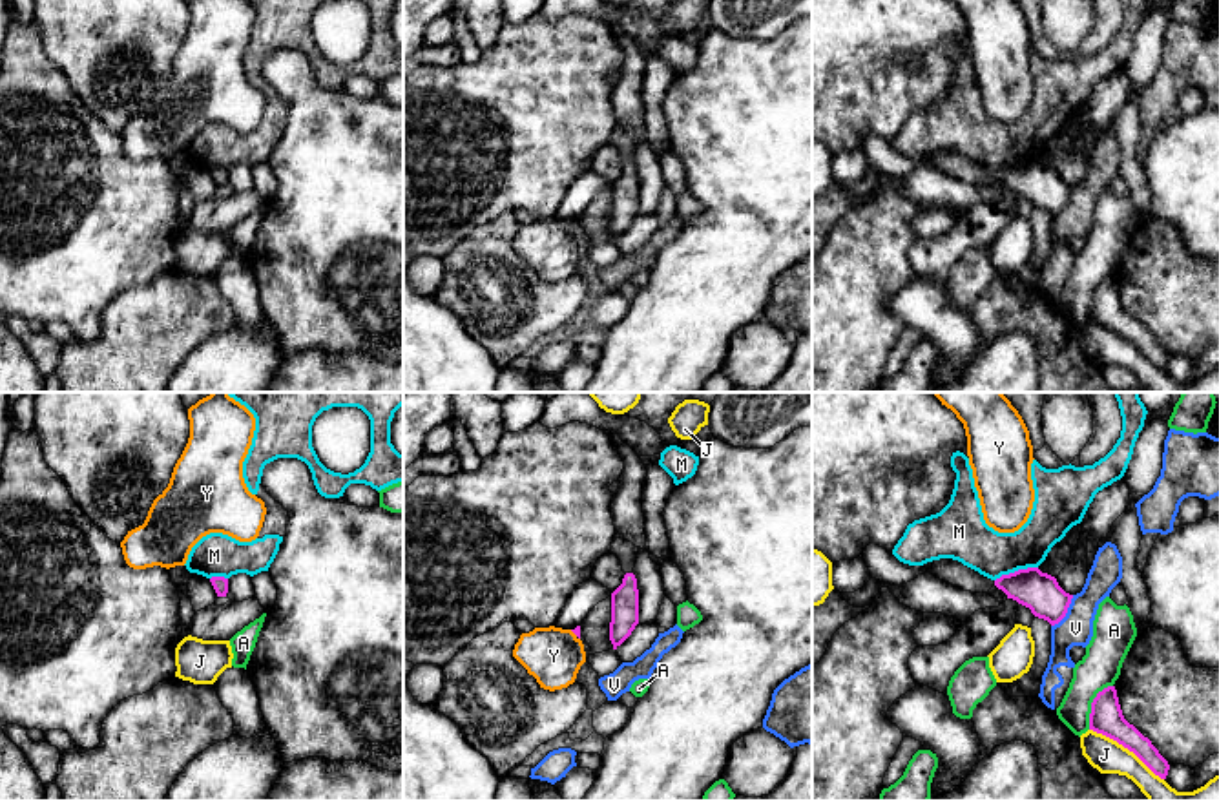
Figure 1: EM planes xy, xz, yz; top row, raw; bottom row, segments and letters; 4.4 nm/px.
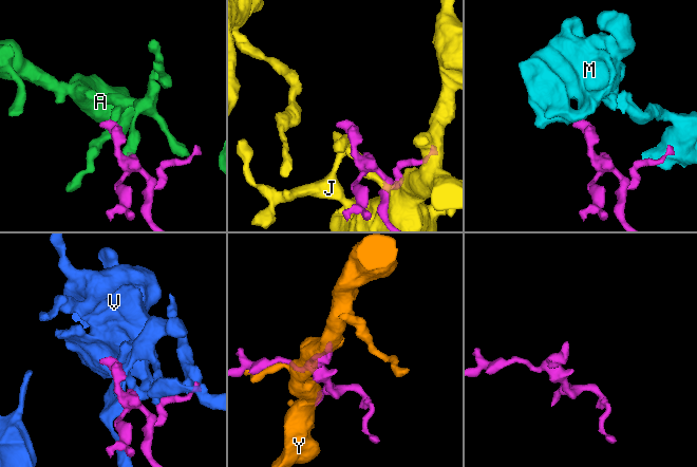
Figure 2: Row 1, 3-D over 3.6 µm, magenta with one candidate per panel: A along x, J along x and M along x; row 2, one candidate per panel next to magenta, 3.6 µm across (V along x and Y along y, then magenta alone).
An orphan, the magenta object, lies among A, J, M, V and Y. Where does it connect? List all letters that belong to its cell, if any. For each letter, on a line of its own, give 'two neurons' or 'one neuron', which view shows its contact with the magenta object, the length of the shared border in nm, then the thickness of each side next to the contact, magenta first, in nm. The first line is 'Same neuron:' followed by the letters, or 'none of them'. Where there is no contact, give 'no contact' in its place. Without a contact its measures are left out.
Same neuron: none of them
A: two neurons | yz | 220 nm | 150/180 nm
J: two neurons | yz | 400 nm | 150/150 nm
M: two neurons | yz | 200 nm | 170/200 nm
V: two neurons | yz | 170 nm | 170/150 nm
Y: two neurons | xz | 60 nm | 30/260 nm

